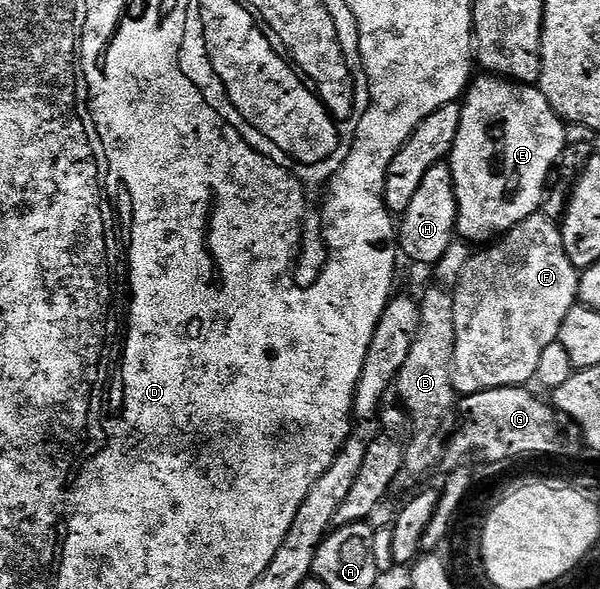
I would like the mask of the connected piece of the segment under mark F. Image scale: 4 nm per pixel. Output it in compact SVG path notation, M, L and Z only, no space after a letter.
M540 212L531 215L527 220L523 220L518 226L508 230L496 239L492 244L478 249L478 252L470 253L467 260L467 268L459 276L459 280L452 287L453 303L455 304L455 356L453 357L453 389L458 395L474 394L483 392L491 388L507 388L508 386L528 387L536 379L539 359L543 348L547 344L556 342L559 336L559 328L563 328L563 320L567 317L567 312L571 312L573 306L578 305L577 289L579 288L579 271L576 266L567 260L567 252L563 244L560 225L554 219L549 218Z

